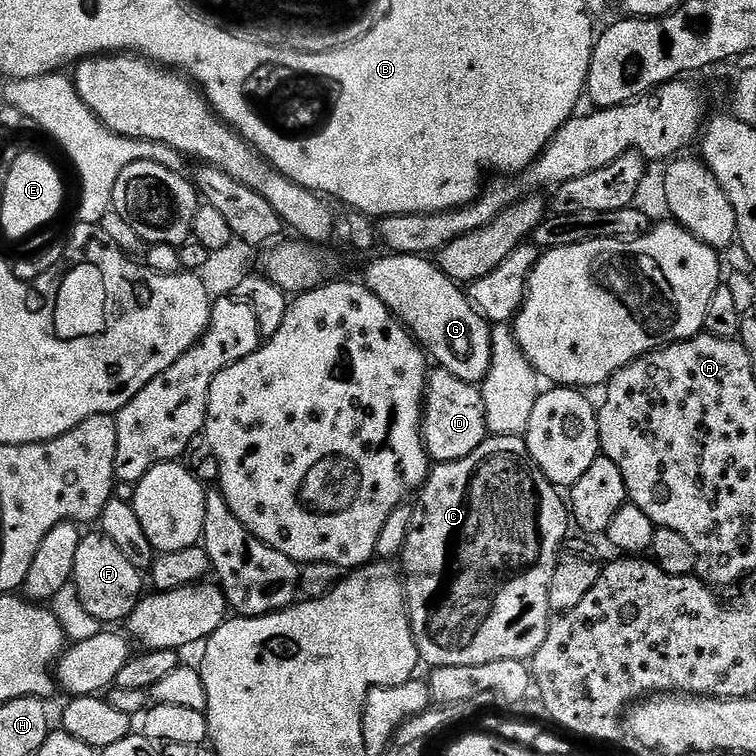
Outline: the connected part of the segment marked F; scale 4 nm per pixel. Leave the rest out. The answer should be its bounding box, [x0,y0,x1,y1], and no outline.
[72,530,145,626]

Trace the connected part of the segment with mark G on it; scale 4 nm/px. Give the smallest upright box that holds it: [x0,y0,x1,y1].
[362,254,492,385]

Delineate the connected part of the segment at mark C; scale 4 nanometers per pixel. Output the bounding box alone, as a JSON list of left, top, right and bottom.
[402,435,570,668]

